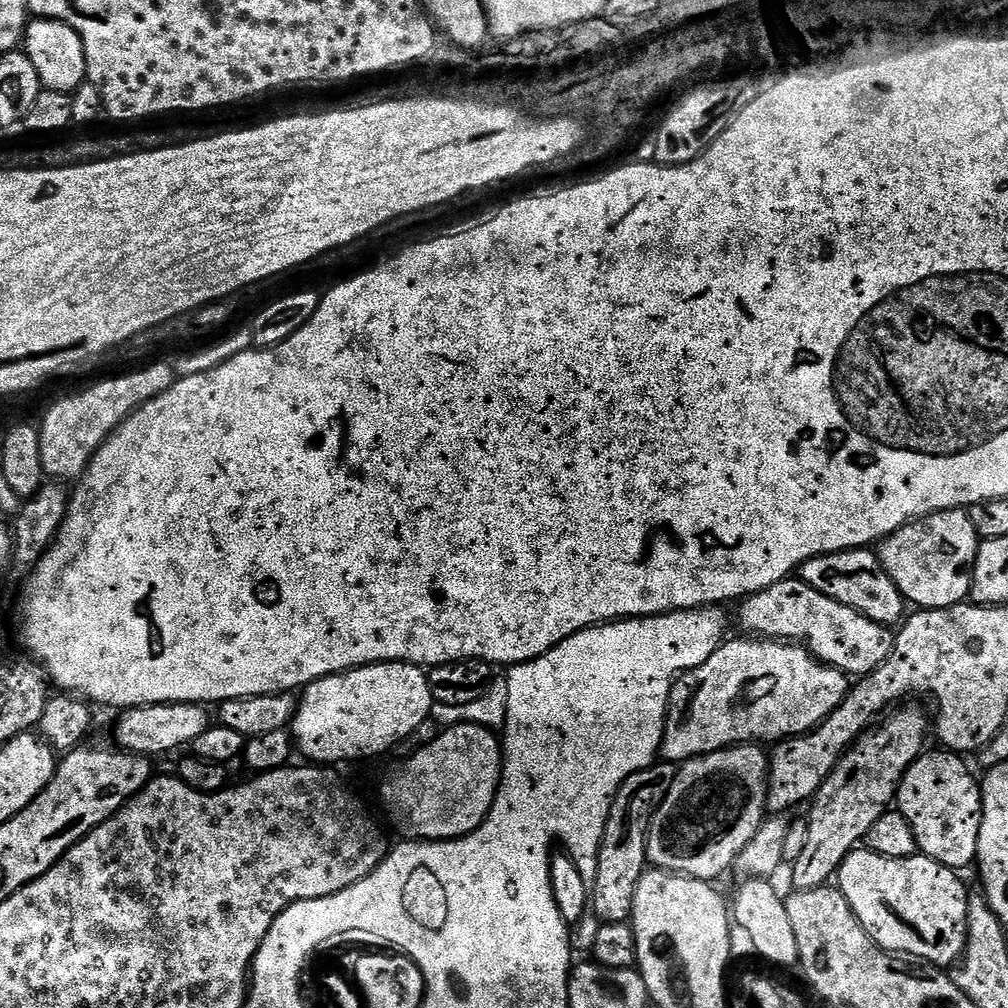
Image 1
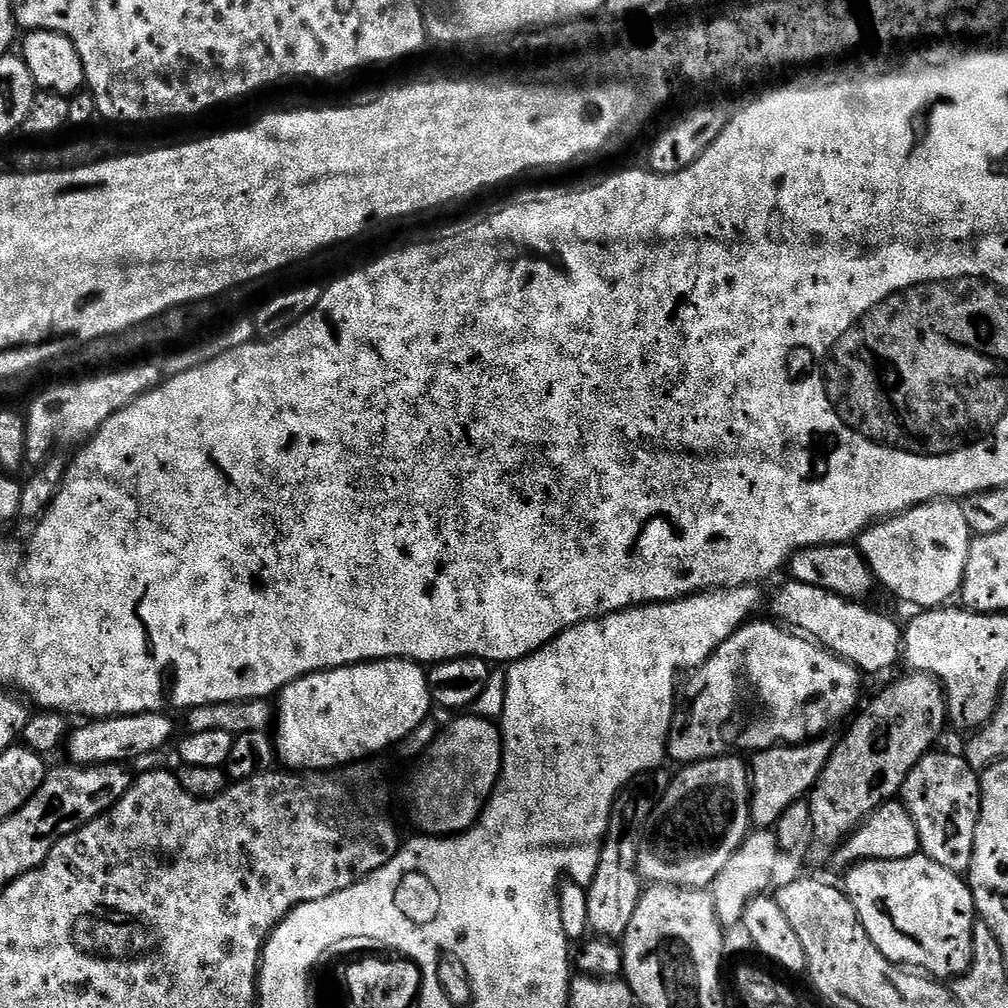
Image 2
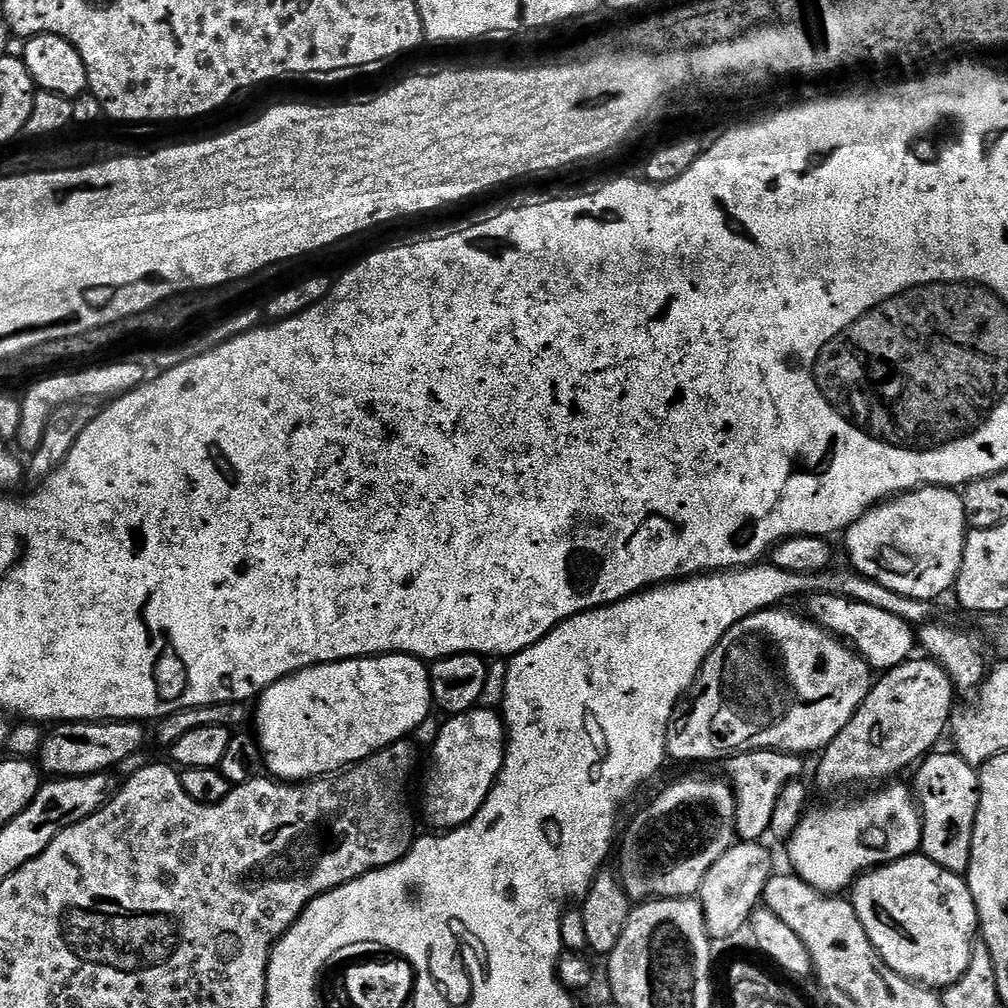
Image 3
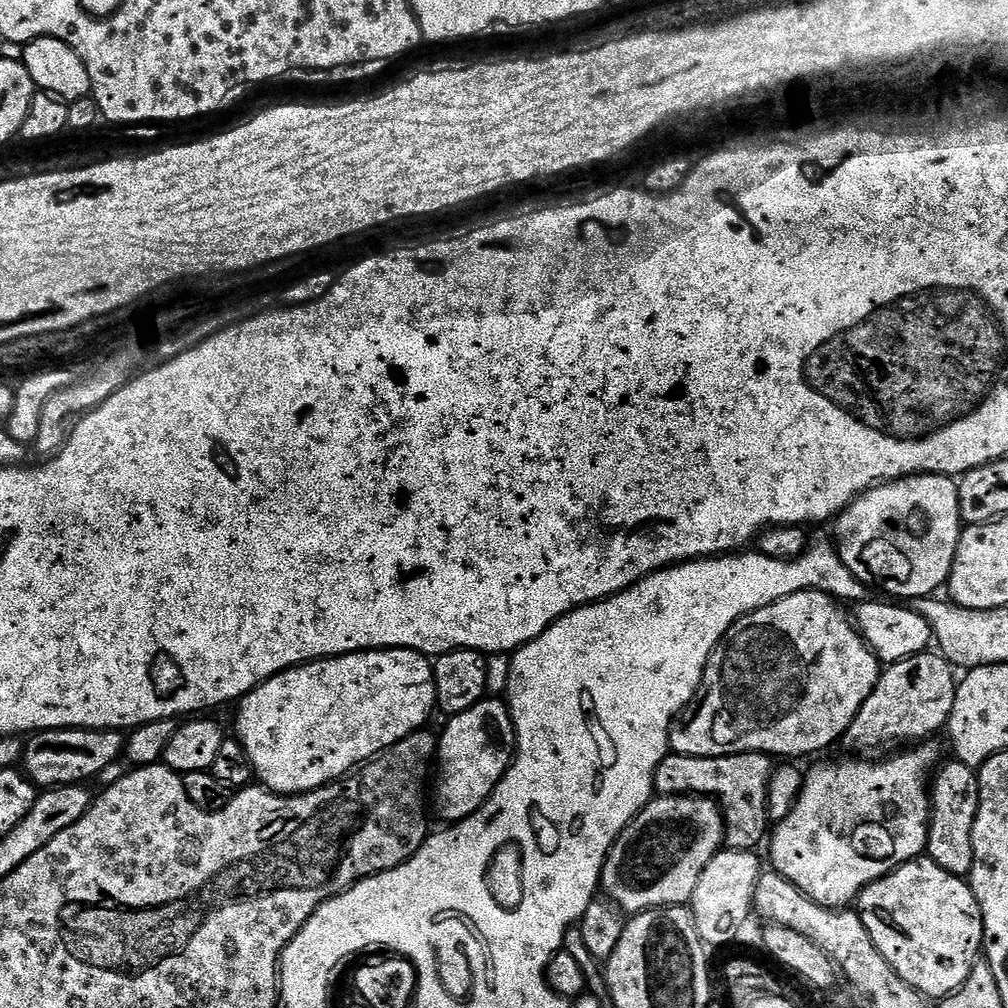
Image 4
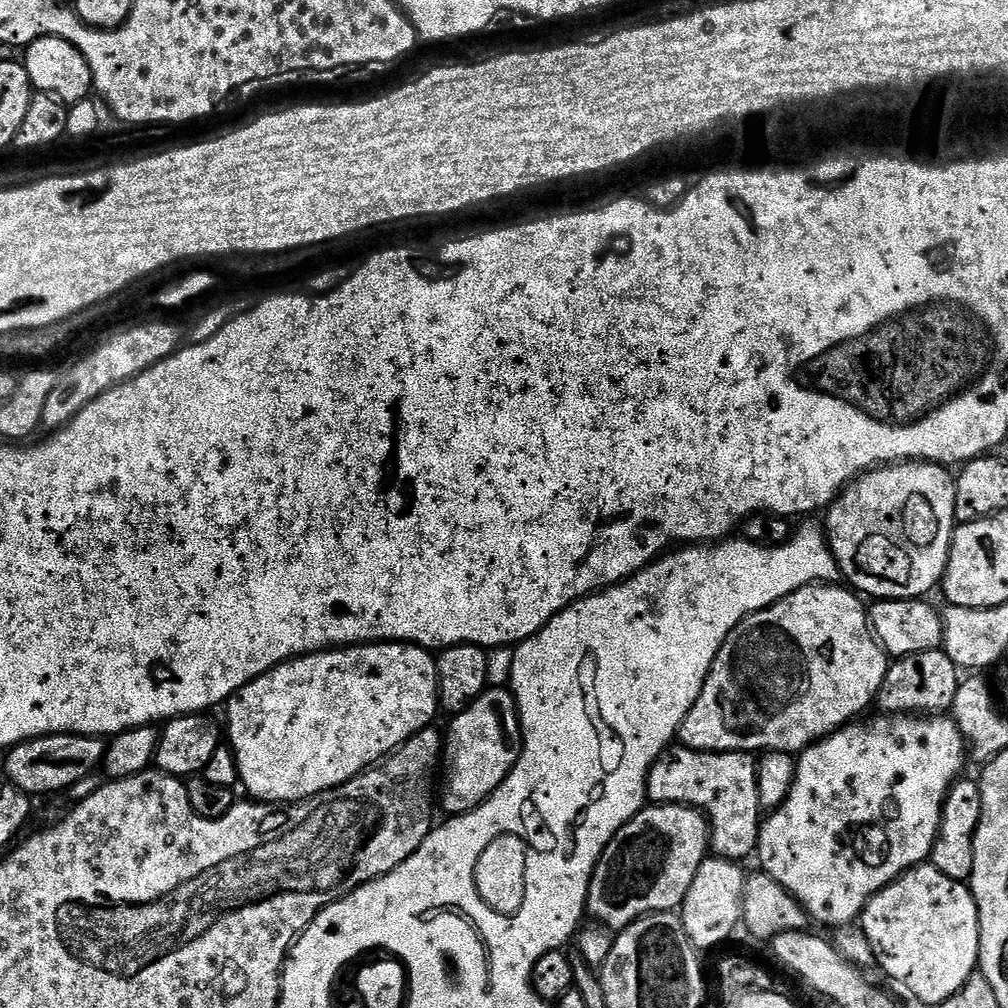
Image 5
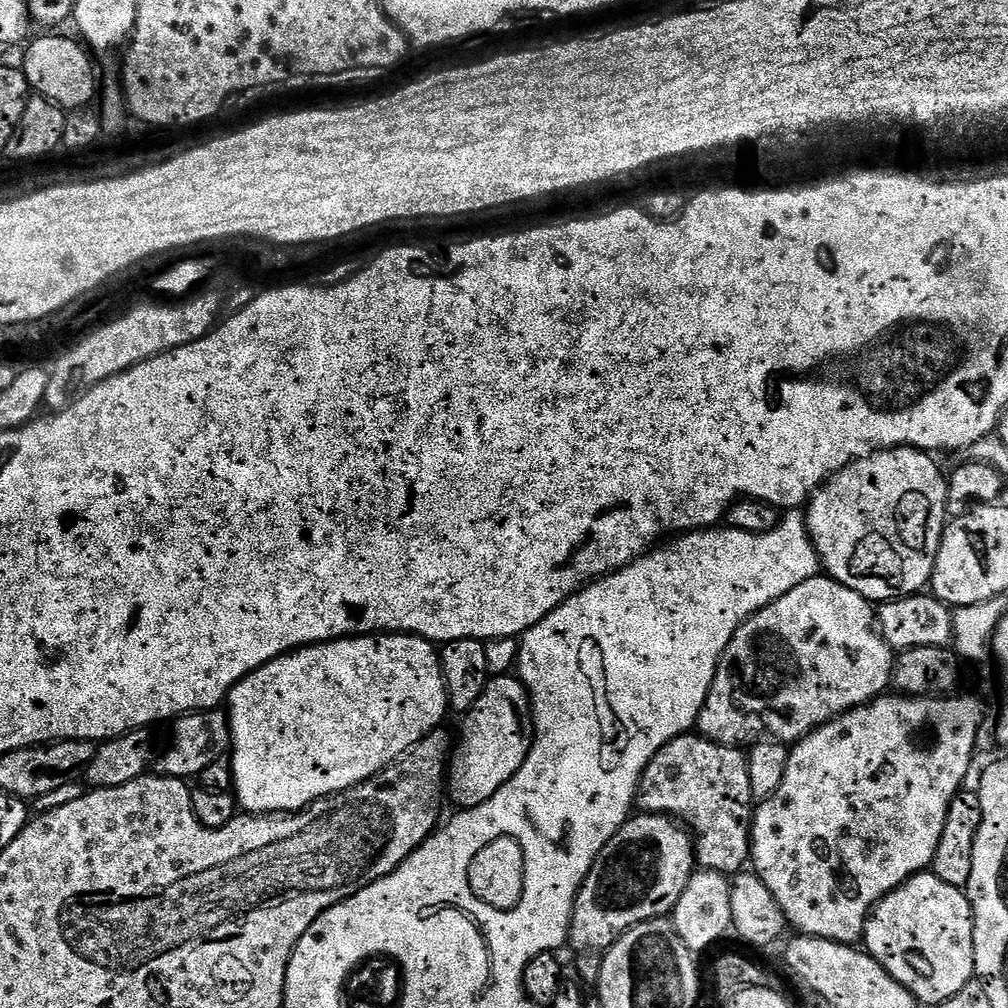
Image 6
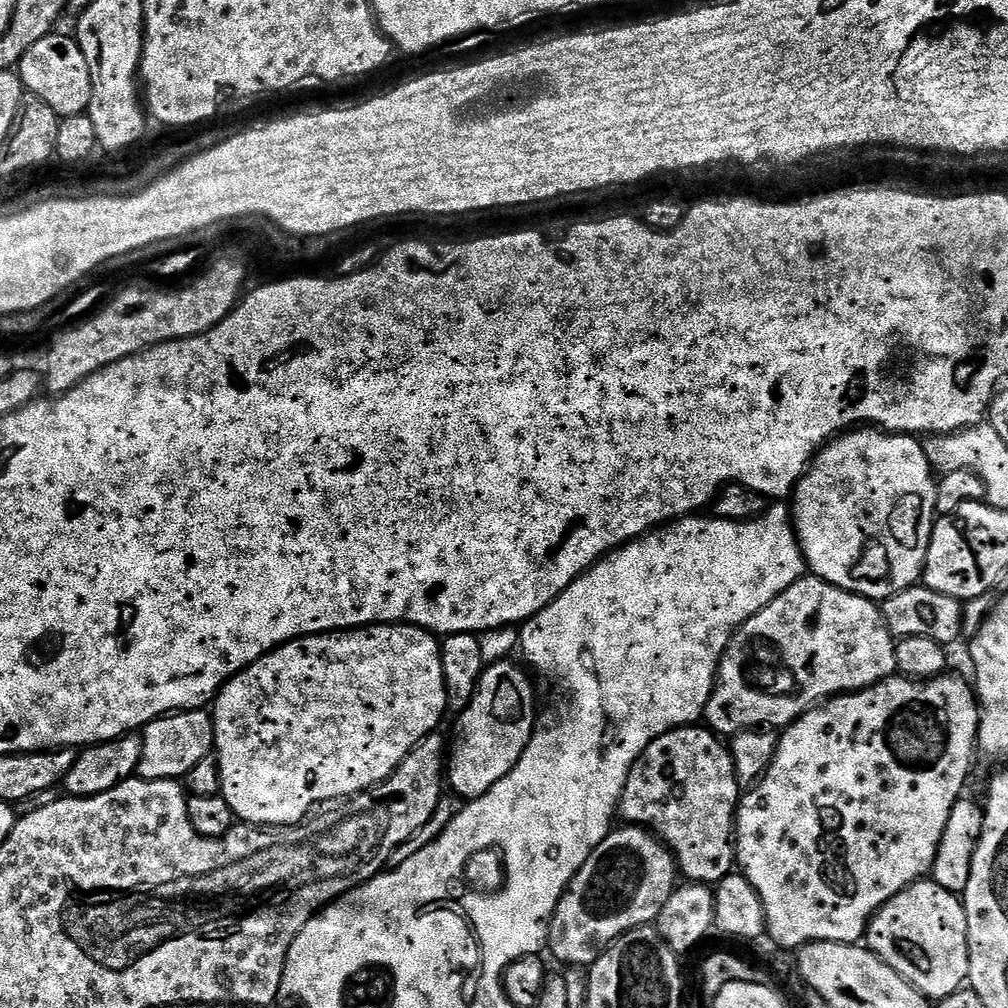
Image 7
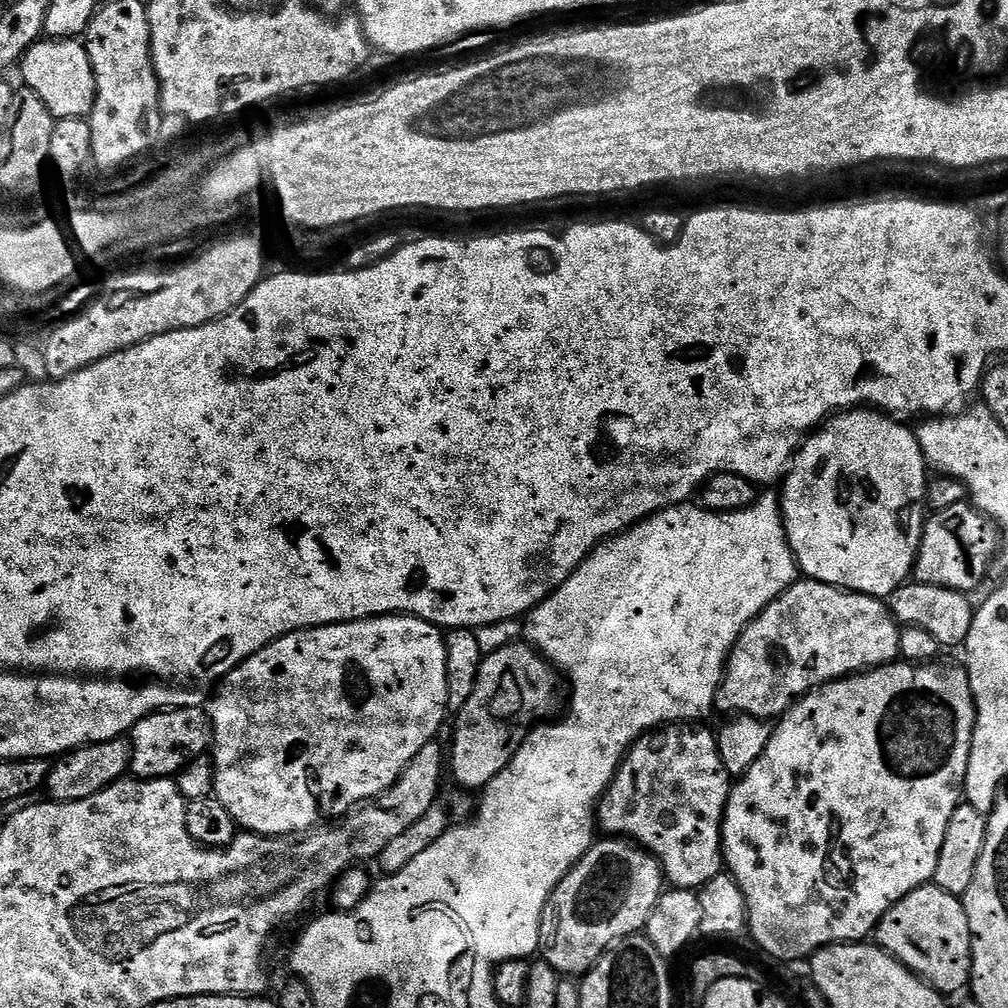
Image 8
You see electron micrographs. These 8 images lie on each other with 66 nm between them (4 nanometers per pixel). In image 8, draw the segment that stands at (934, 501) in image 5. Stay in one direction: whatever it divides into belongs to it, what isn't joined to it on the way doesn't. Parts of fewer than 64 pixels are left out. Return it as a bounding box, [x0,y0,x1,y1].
[782,406,930,598]

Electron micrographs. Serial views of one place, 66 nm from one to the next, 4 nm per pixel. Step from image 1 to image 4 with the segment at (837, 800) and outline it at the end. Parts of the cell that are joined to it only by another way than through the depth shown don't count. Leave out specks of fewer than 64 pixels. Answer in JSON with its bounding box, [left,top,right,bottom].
[842,650,958,754]

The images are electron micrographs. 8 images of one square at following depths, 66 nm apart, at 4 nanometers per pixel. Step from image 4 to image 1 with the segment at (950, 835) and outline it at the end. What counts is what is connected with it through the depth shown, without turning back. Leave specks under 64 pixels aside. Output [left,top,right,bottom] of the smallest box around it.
[895,751,984,870]

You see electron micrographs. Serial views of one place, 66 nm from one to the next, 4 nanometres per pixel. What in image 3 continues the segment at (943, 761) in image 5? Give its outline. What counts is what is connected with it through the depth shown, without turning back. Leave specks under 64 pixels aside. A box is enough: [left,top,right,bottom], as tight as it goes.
[786,782,924,894]

